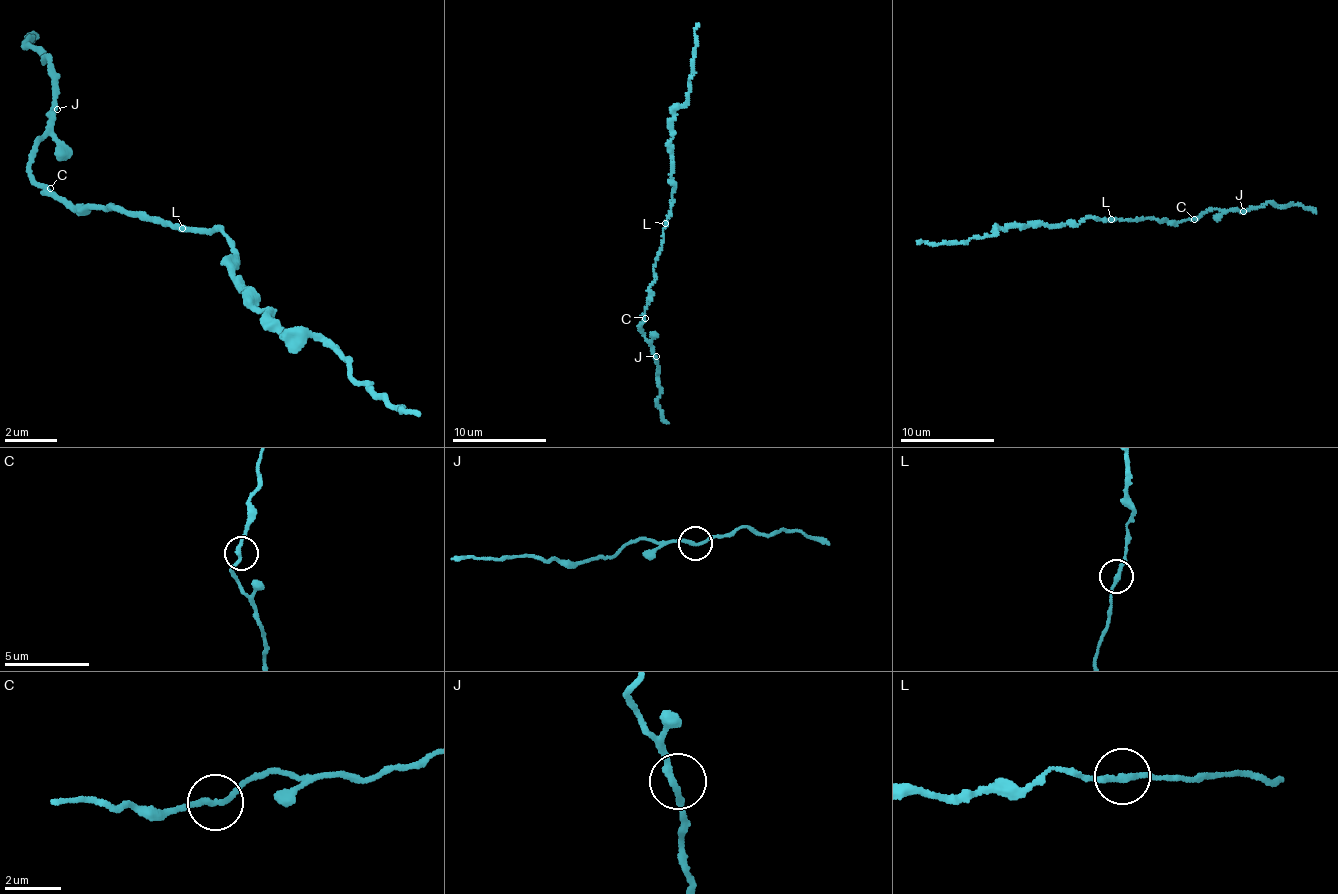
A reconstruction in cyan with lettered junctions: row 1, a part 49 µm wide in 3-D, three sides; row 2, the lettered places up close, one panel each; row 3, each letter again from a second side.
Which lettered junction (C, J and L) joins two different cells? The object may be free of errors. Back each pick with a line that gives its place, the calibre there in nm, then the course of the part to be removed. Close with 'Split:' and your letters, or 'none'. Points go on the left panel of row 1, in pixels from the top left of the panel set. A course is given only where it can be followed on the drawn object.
Split: none

